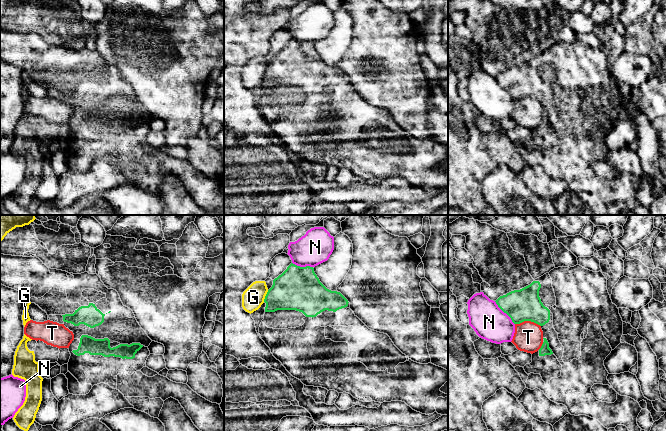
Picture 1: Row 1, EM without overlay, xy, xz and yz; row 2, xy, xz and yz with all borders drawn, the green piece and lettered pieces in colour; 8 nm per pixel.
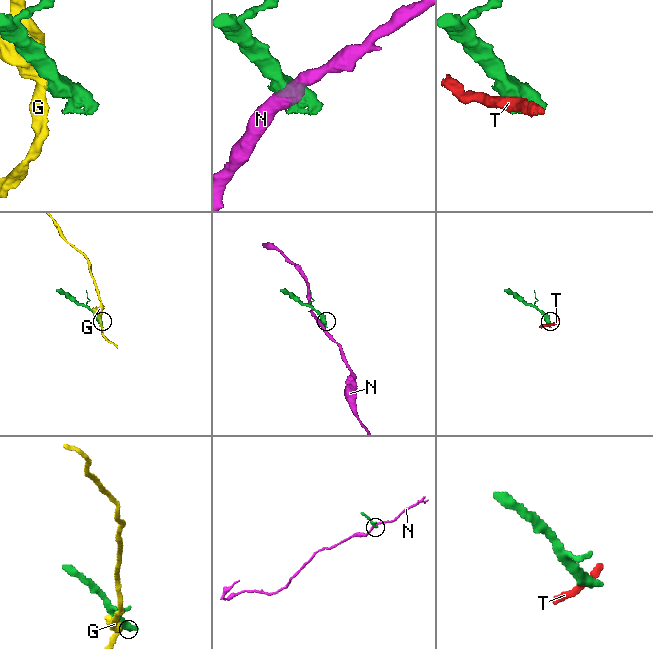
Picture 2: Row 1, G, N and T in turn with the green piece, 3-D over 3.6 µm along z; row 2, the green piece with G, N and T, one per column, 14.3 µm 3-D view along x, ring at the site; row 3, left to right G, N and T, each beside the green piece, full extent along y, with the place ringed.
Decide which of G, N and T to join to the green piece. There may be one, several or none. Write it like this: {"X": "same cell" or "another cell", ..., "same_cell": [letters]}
{"G": "another cell", "N": "another cell", "T": "another cell", "same_cell": []}

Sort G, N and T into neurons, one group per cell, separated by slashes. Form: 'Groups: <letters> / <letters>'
Groups: G / N / T

